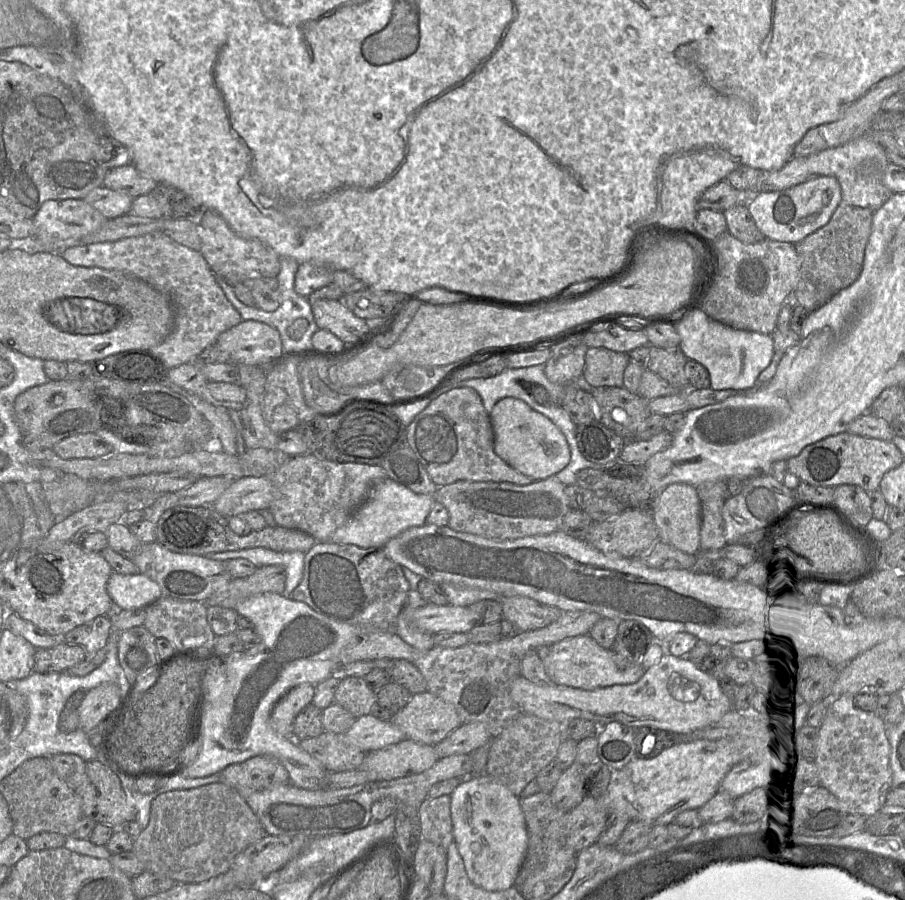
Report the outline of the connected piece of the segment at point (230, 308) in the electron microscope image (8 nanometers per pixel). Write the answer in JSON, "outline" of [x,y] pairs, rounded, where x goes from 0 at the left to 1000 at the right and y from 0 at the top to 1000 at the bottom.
{"outline":[[[180,258],[137,264],[126,269],[108,269],[81,273],[70,278],[66,283],[83,296],[110,297],[148,307],[162,313],[187,331],[192,344],[191,364],[177,382],[165,389],[175,396],[186,410],[211,403],[225,388],[235,384],[245,369],[269,357],[264,347],[251,332],[245,320],[240,314],[236,303],[229,294],[222,280],[192,268]]]}

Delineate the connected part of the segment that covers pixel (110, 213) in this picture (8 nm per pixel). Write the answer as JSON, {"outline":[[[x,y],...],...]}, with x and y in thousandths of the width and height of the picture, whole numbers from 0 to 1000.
{"outline":[[[116,208],[102,211],[93,222],[119,243],[143,238],[148,219]]]}

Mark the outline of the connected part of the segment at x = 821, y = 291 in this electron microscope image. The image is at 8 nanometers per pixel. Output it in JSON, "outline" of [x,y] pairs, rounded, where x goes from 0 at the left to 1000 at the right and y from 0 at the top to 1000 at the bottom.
{"outline":[[[928,227],[912,251],[878,271],[884,286],[883,313],[875,328],[878,338],[897,347],[948,310],[967,234],[961,231]]]}

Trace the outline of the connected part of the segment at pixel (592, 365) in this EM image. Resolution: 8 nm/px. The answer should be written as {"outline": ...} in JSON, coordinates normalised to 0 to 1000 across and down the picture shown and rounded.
{"outline":[[[650,387],[643,418],[655,431],[688,430],[688,416],[695,402],[694,392]]]}

